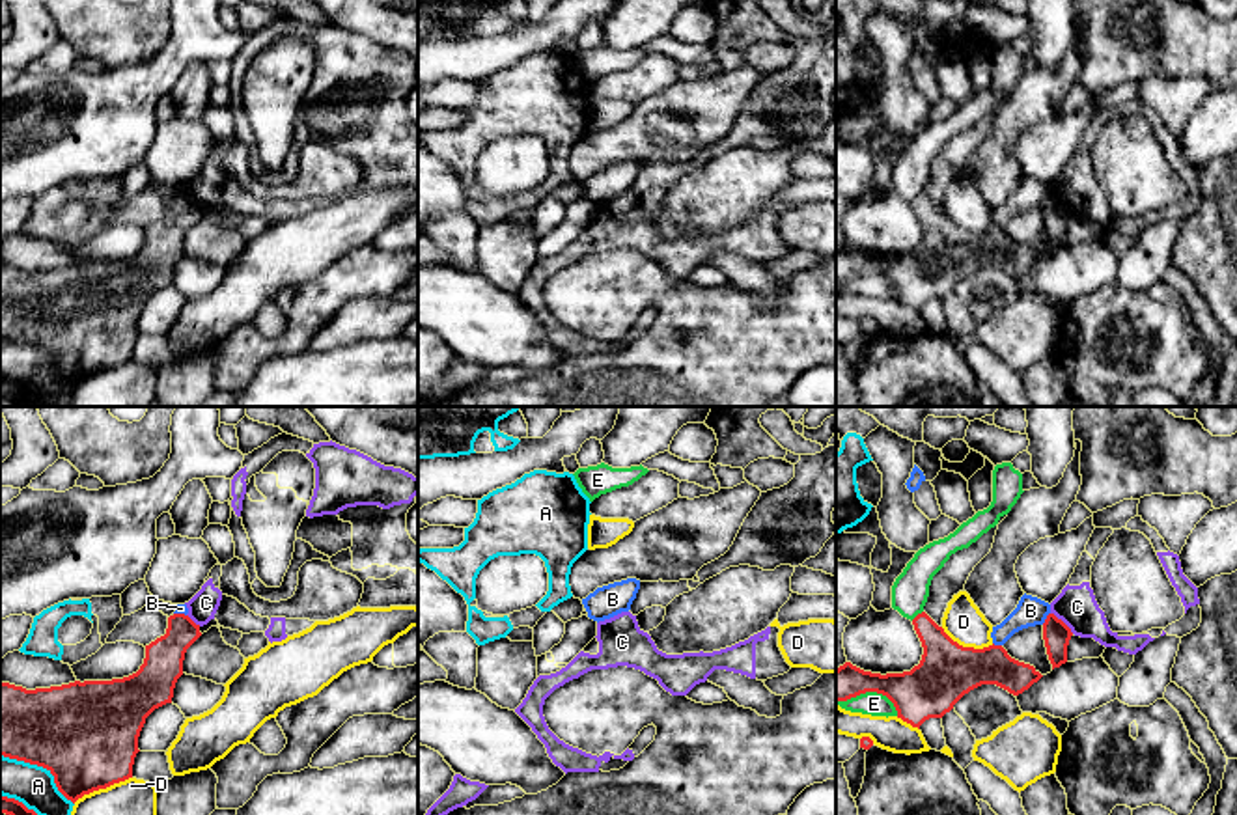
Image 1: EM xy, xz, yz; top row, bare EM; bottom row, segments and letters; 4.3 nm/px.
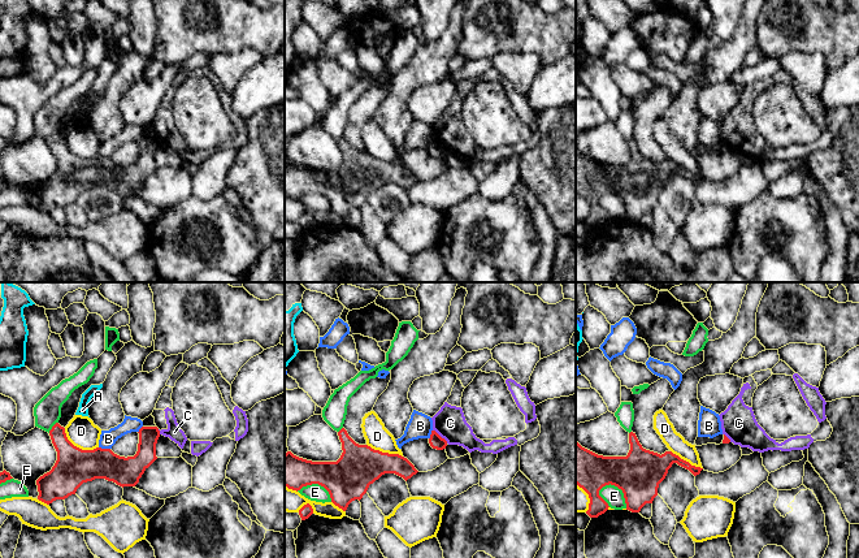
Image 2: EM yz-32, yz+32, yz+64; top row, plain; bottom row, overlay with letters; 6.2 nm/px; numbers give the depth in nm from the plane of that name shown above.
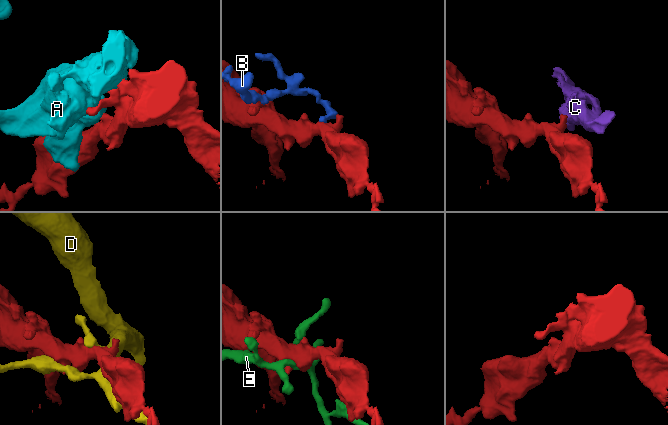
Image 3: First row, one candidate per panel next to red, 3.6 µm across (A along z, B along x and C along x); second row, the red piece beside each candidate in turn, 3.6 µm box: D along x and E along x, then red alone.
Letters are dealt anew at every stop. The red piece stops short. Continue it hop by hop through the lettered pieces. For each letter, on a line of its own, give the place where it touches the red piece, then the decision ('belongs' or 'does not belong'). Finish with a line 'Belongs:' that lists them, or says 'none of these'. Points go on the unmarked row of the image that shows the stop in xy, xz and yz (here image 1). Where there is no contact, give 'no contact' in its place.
A: meets red in xy at (41, 347); does not belong
B: meets red in yz at (1047, 200); does not belong
C: meets red in yz at (1062, 204); does not belong
D: meets red in xy at (101, 370); does not belong
E: meets red in yz at (870, 273); does not belong
Belongs: none of these

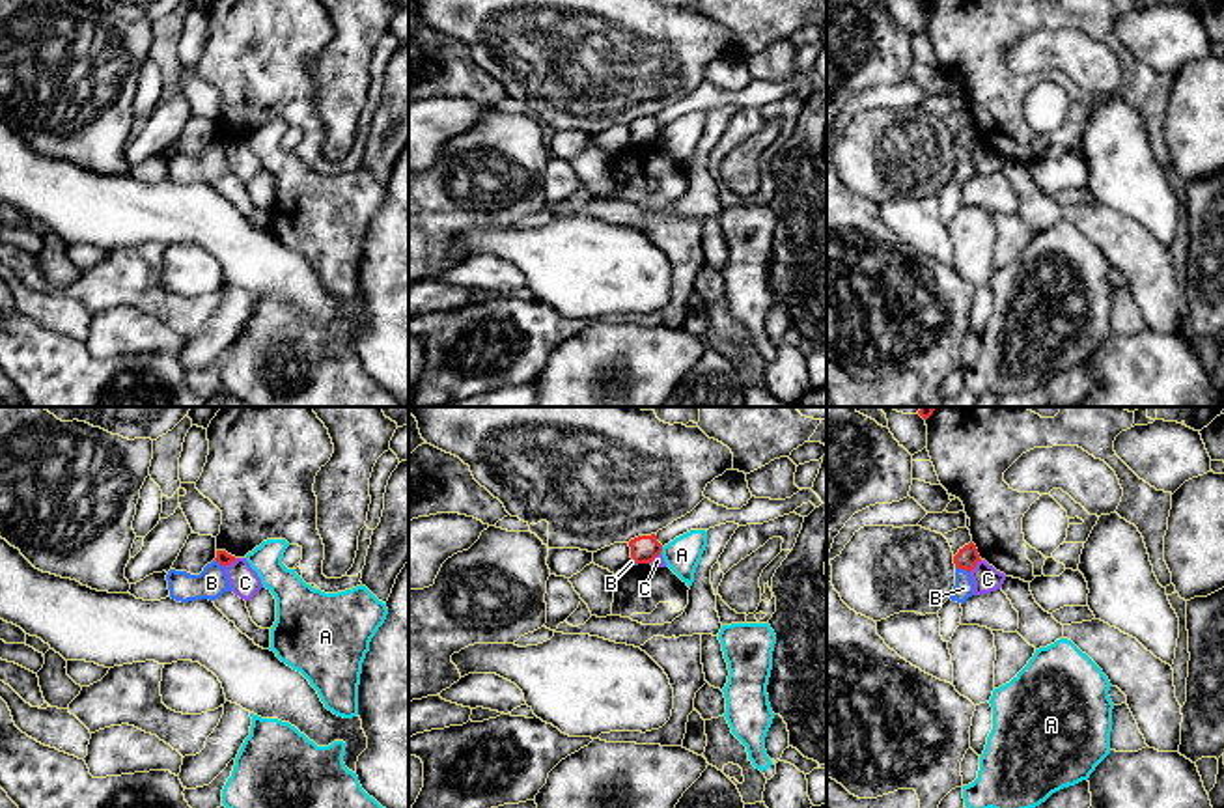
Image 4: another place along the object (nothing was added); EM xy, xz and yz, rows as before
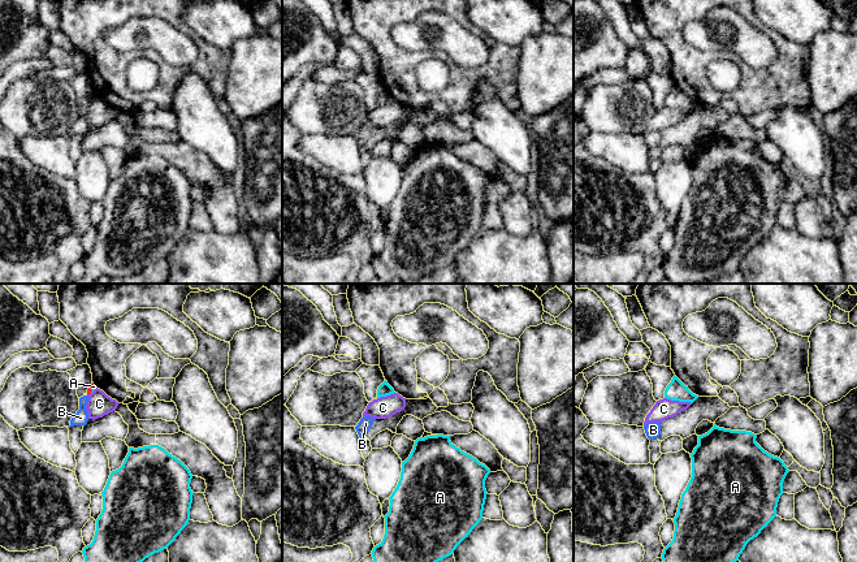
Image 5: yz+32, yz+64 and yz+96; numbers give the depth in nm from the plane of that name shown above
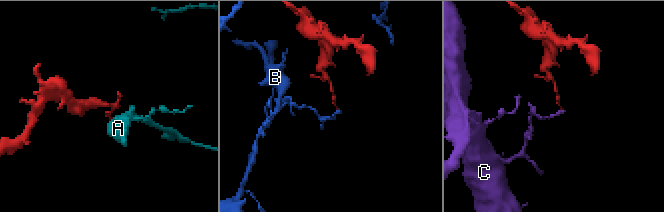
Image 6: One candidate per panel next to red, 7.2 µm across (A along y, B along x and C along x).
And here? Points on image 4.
A: meets red in xz at (661, 133); does not belong
B: meets red in yz at (963, 150); does not belong
C: meets red in yz at (974, 148); does not belong
Belongs: none of these

